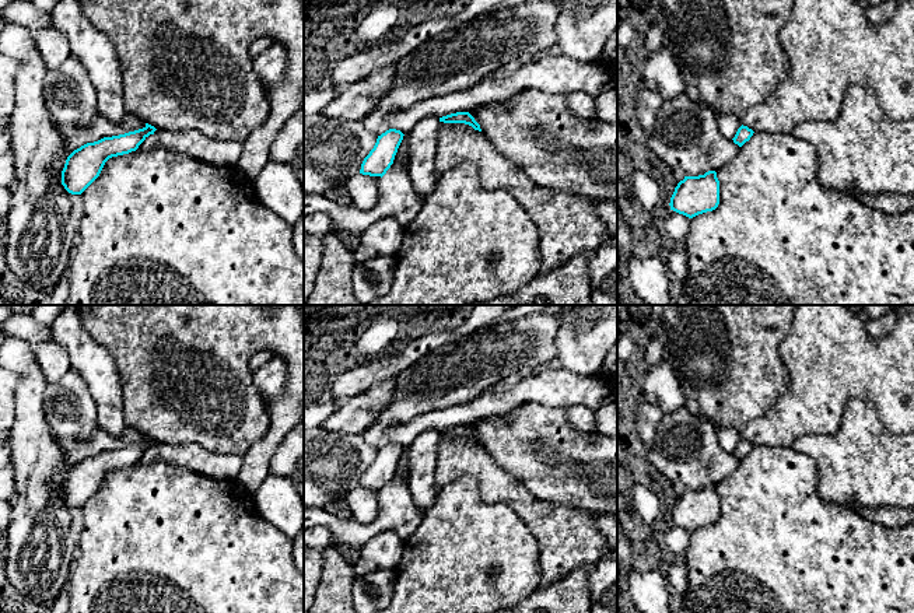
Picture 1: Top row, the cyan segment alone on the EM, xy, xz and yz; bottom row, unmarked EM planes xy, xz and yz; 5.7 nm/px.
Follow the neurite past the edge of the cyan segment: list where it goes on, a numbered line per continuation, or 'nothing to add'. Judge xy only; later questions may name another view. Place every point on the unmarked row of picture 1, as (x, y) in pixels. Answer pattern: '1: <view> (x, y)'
nothing to add

